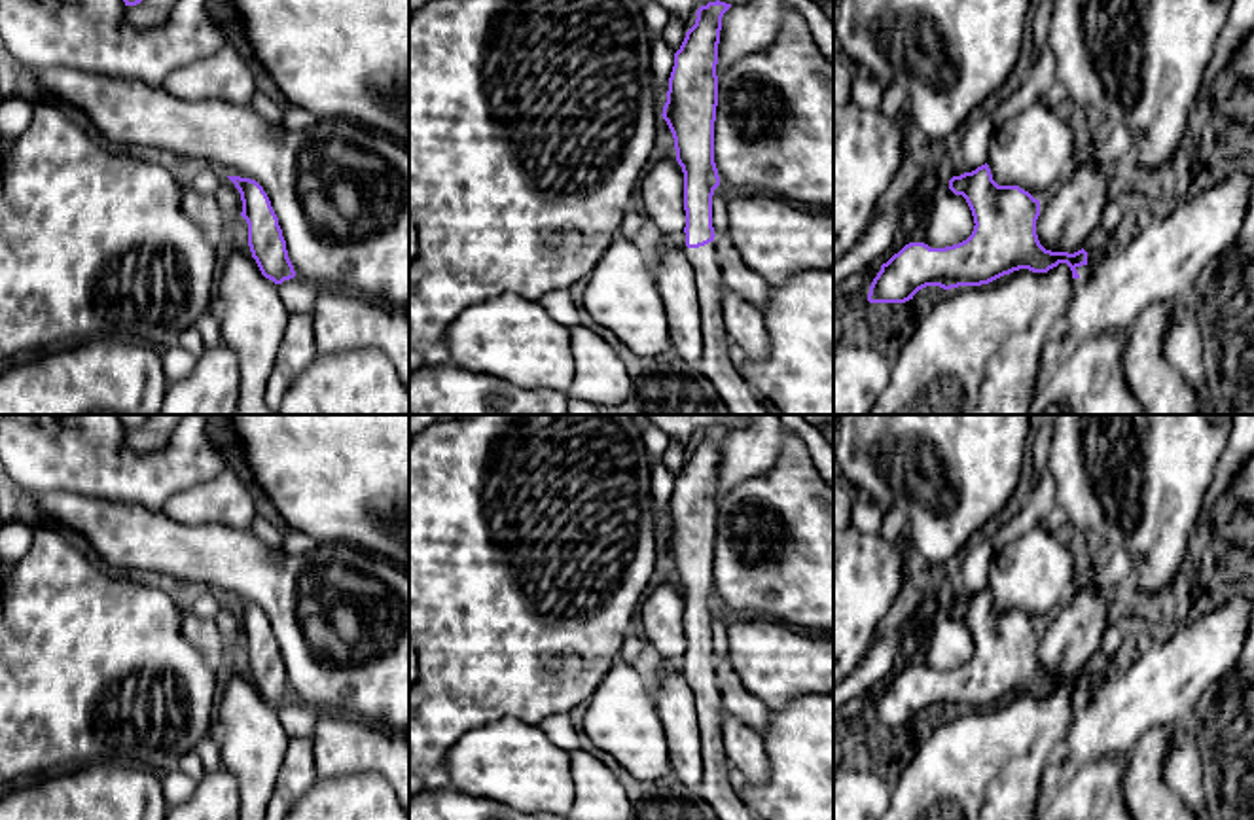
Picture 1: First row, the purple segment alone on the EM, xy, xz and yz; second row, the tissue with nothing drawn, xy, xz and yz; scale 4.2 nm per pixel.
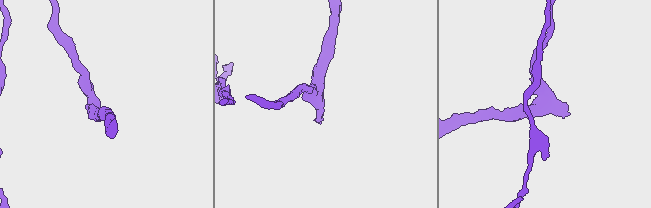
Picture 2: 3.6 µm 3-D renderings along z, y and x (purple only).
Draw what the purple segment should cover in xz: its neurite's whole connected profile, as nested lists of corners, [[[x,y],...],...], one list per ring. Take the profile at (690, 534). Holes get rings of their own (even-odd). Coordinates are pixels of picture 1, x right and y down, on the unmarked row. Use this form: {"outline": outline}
{"outline": [[[716,424],[697,434],[695,449],[686,456],[680,473],[674,477],[667,526],[661,540],[672,557],[676,585],[684,597],[686,651],[678,659],[676,668],[695,697],[697,727],[703,746],[703,780],[695,793],[714,809],[718,820],[760,820],[756,812],[744,805],[741,793],[729,784],[729,761],[722,740],[726,710],[712,651],[712,619],[720,610],[714,587],[714,545],[718,530],[716,489],[722,441],[729,432],[731,428]]]}

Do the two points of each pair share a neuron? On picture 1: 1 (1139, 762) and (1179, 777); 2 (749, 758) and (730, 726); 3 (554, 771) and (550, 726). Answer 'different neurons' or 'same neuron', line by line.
1: different neurons
2: same neuron
3: different neurons

